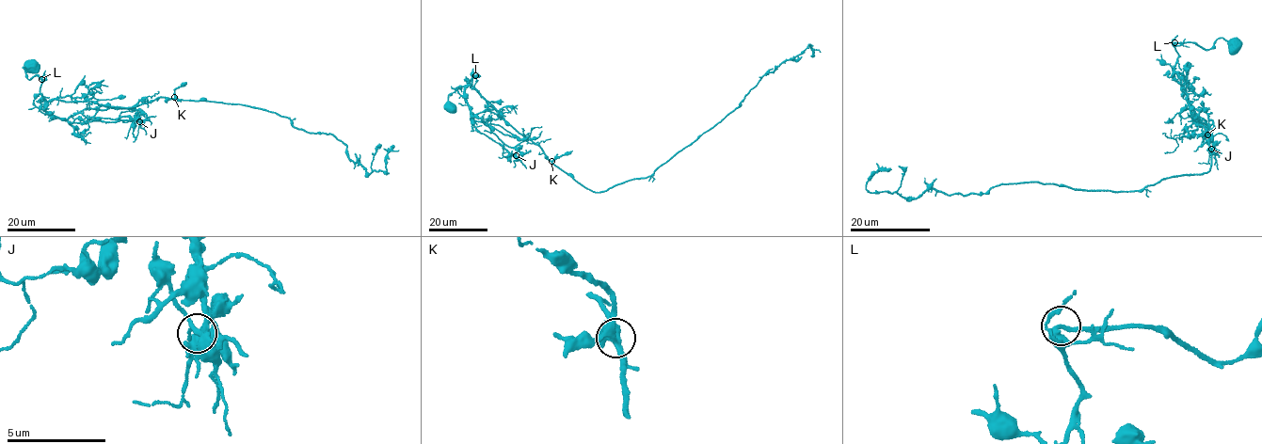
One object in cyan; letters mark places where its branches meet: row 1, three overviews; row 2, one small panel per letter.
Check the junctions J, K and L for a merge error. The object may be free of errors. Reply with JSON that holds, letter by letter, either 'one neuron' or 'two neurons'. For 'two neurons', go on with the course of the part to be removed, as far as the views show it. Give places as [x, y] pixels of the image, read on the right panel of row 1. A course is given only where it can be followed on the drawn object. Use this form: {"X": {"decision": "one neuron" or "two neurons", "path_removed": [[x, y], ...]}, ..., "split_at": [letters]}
{"J": {"decision": "one neuron"}, "K": {"decision": "one neuron"}, "L": {"decision": "one neuron"}, "split_at": []}

